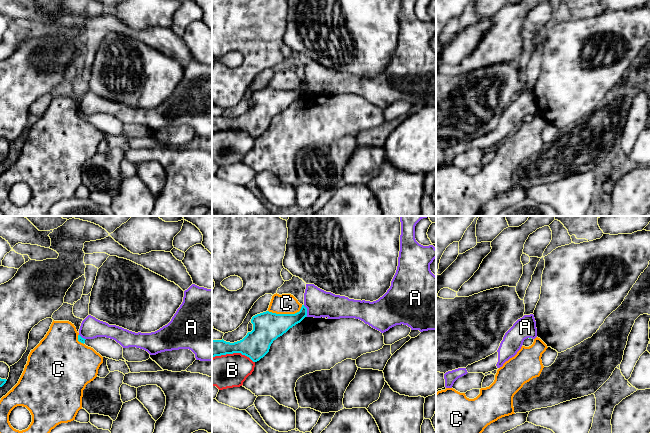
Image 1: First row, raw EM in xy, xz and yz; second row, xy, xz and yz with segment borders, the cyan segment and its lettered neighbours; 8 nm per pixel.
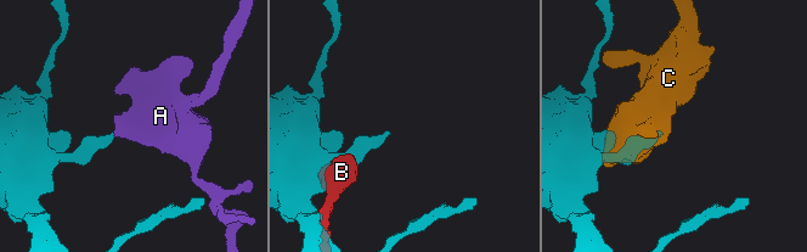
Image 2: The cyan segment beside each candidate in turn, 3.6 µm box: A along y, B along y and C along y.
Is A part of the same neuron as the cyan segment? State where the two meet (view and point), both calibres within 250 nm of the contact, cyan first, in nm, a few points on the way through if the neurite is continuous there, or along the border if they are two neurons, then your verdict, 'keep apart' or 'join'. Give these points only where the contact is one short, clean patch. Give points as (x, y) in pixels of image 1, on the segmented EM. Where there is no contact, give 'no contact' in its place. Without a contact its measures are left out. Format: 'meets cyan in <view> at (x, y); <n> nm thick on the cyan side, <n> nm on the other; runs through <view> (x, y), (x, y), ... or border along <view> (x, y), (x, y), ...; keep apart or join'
meets cyan in xz at (306, 311); 170 nm thick on the cyan side, 220 nm on the other; border along xz (303, 305), (306, 308), (307, 316); keep apart

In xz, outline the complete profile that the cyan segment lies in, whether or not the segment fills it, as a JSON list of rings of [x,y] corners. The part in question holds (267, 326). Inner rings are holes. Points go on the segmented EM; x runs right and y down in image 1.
[[[302,305],[295,314],[276,314],[269,311],[252,317],[253,330],[240,341],[230,343],[222,340],[212,340],[212,358],[226,354],[241,353],[253,362],[263,358],[271,344],[290,328],[307,317],[307,308]]]

